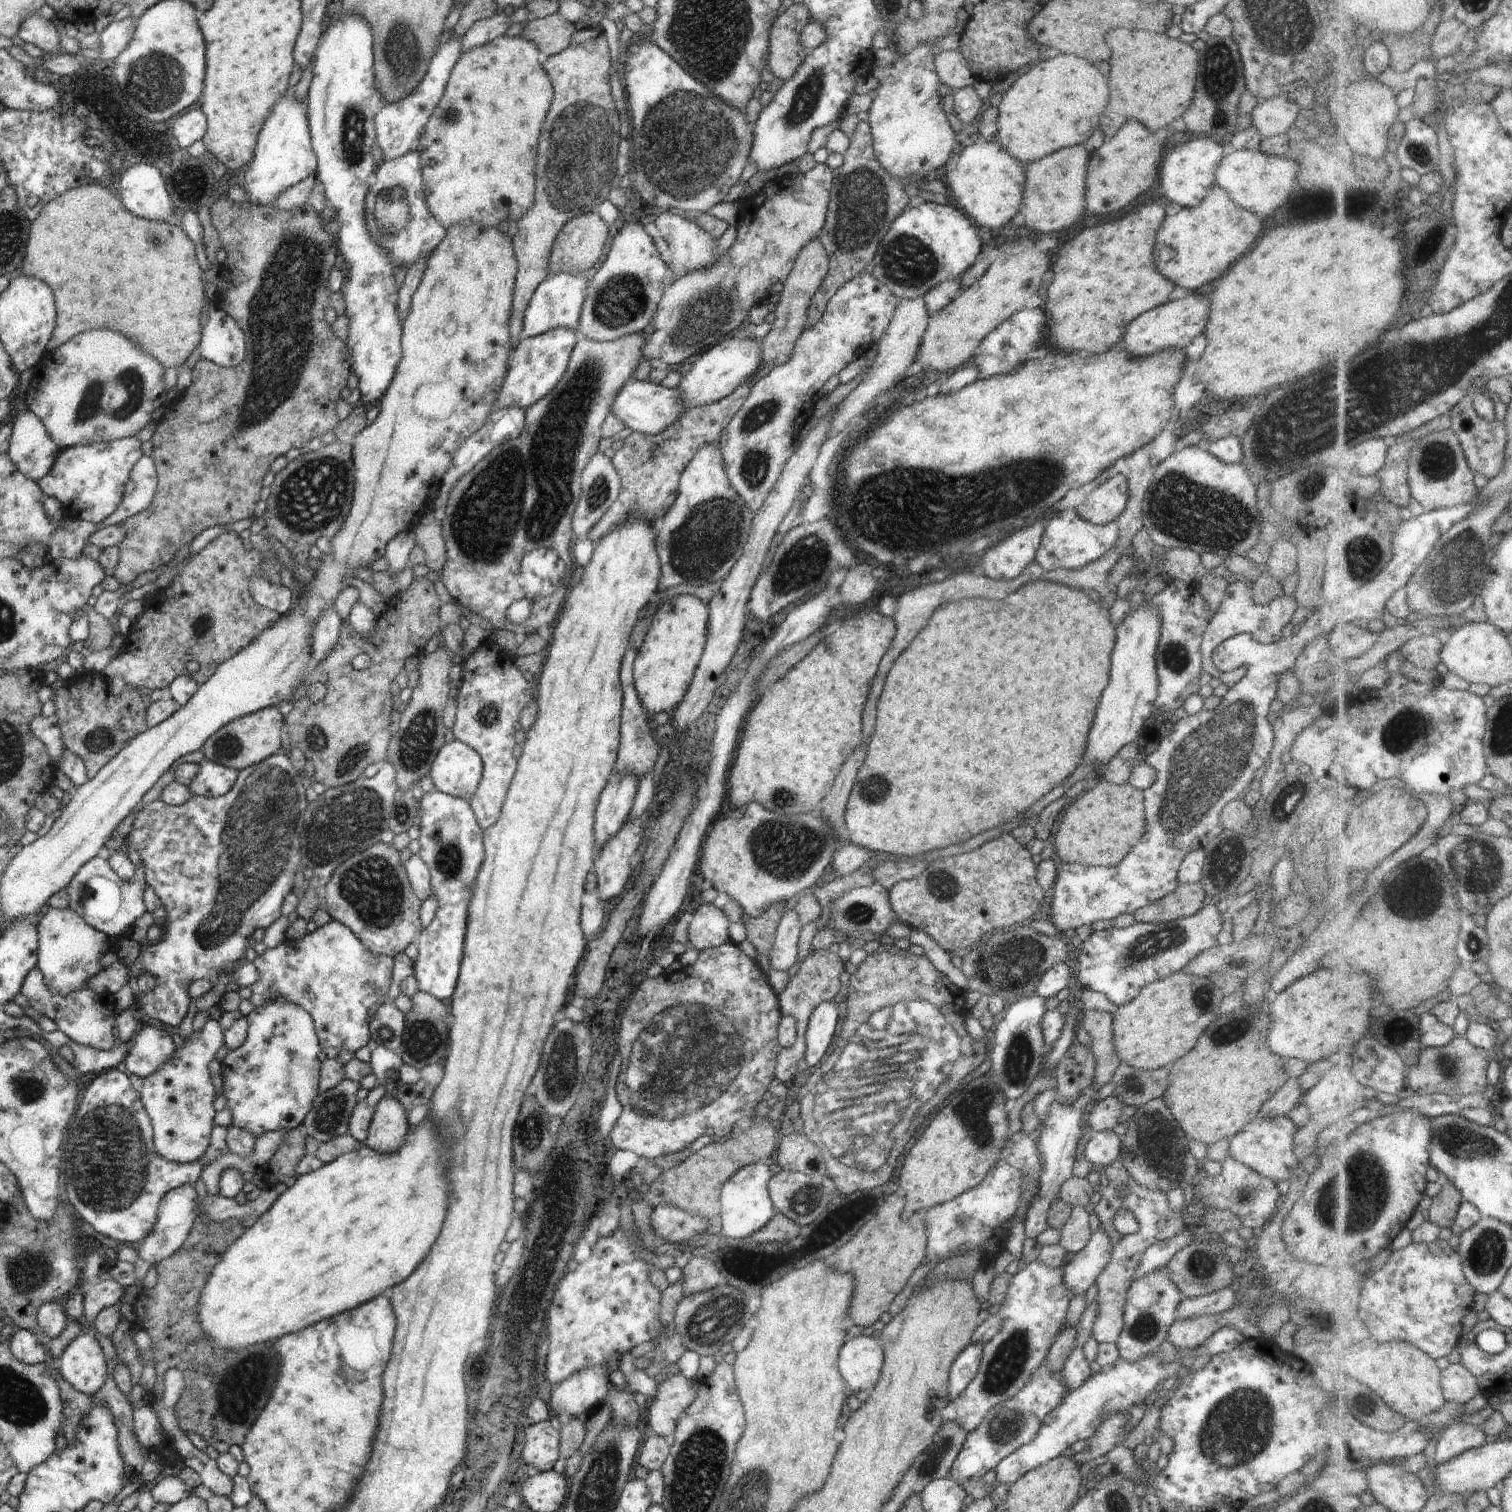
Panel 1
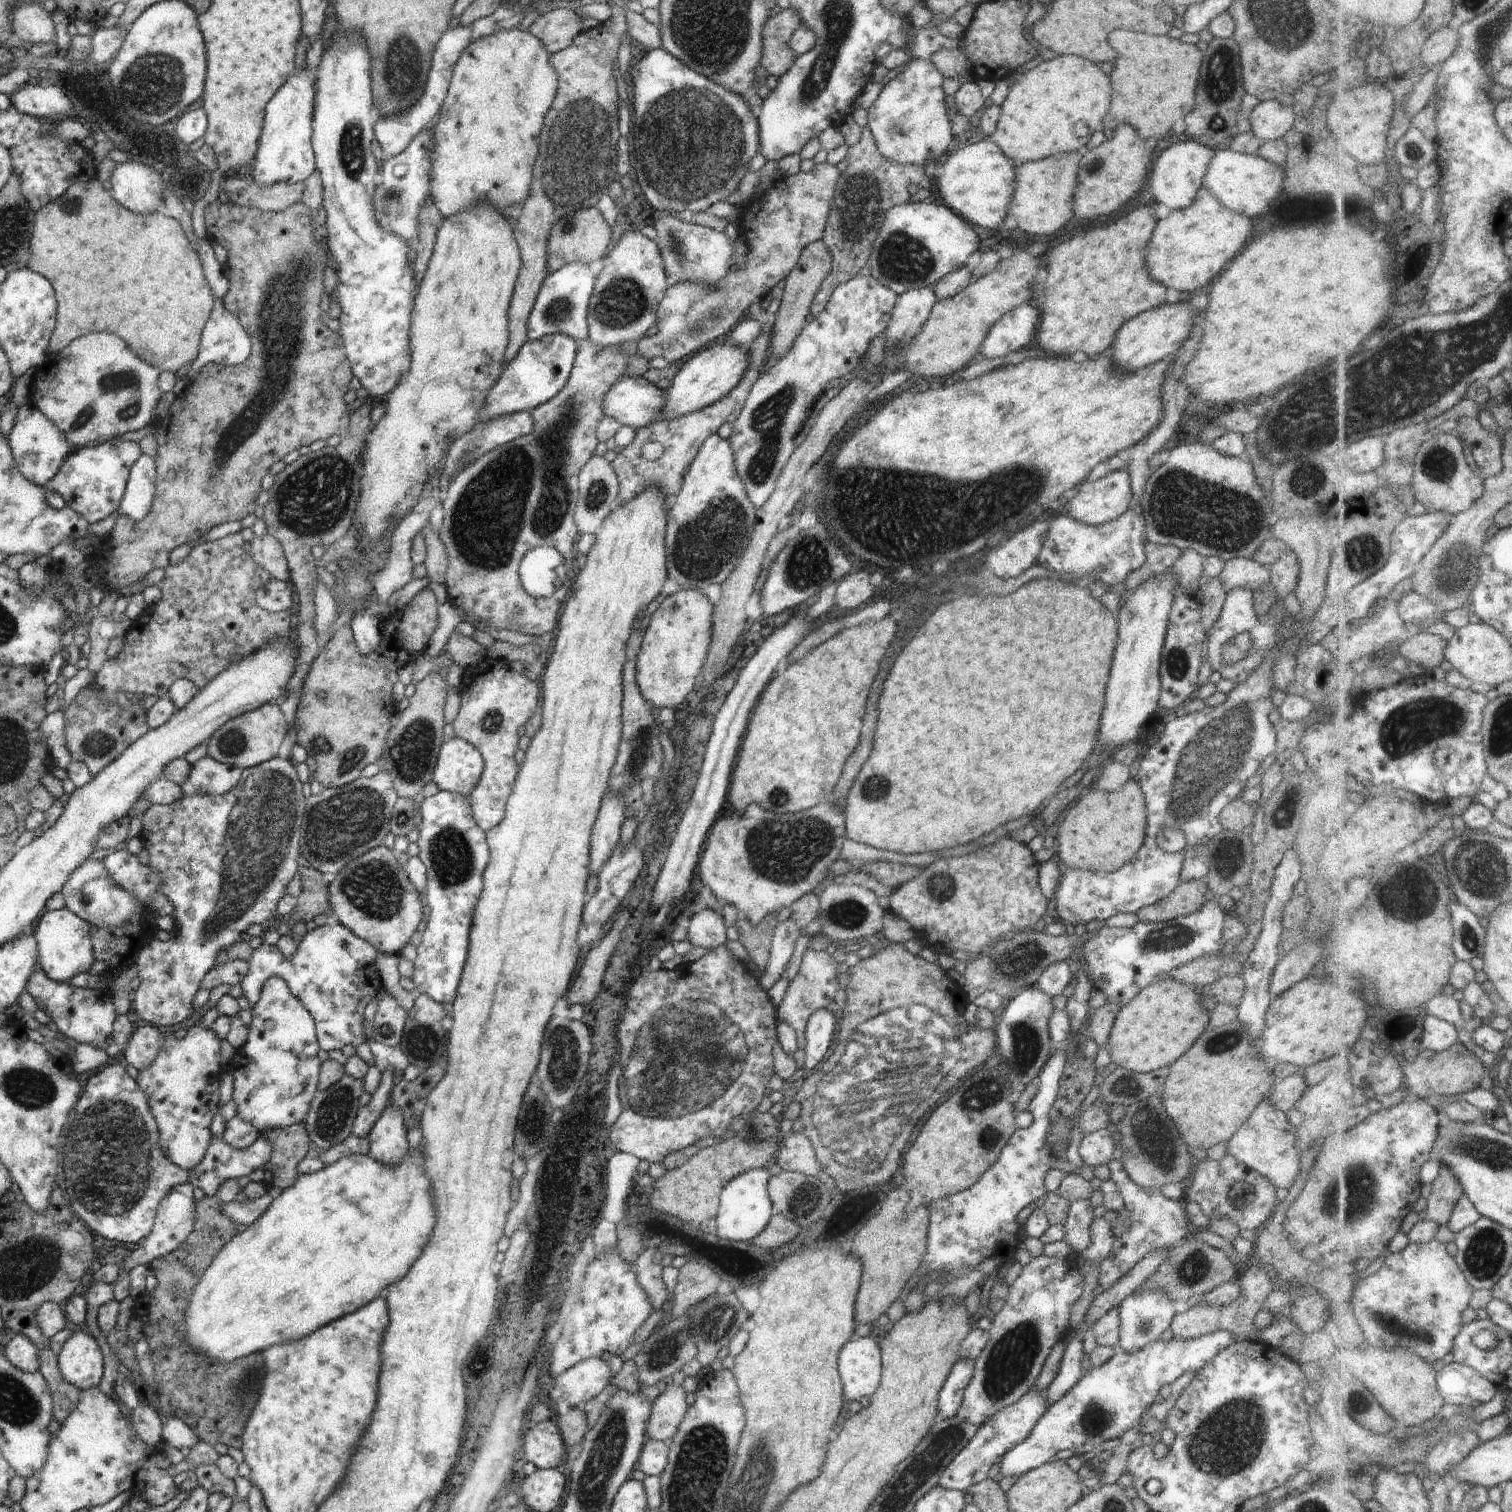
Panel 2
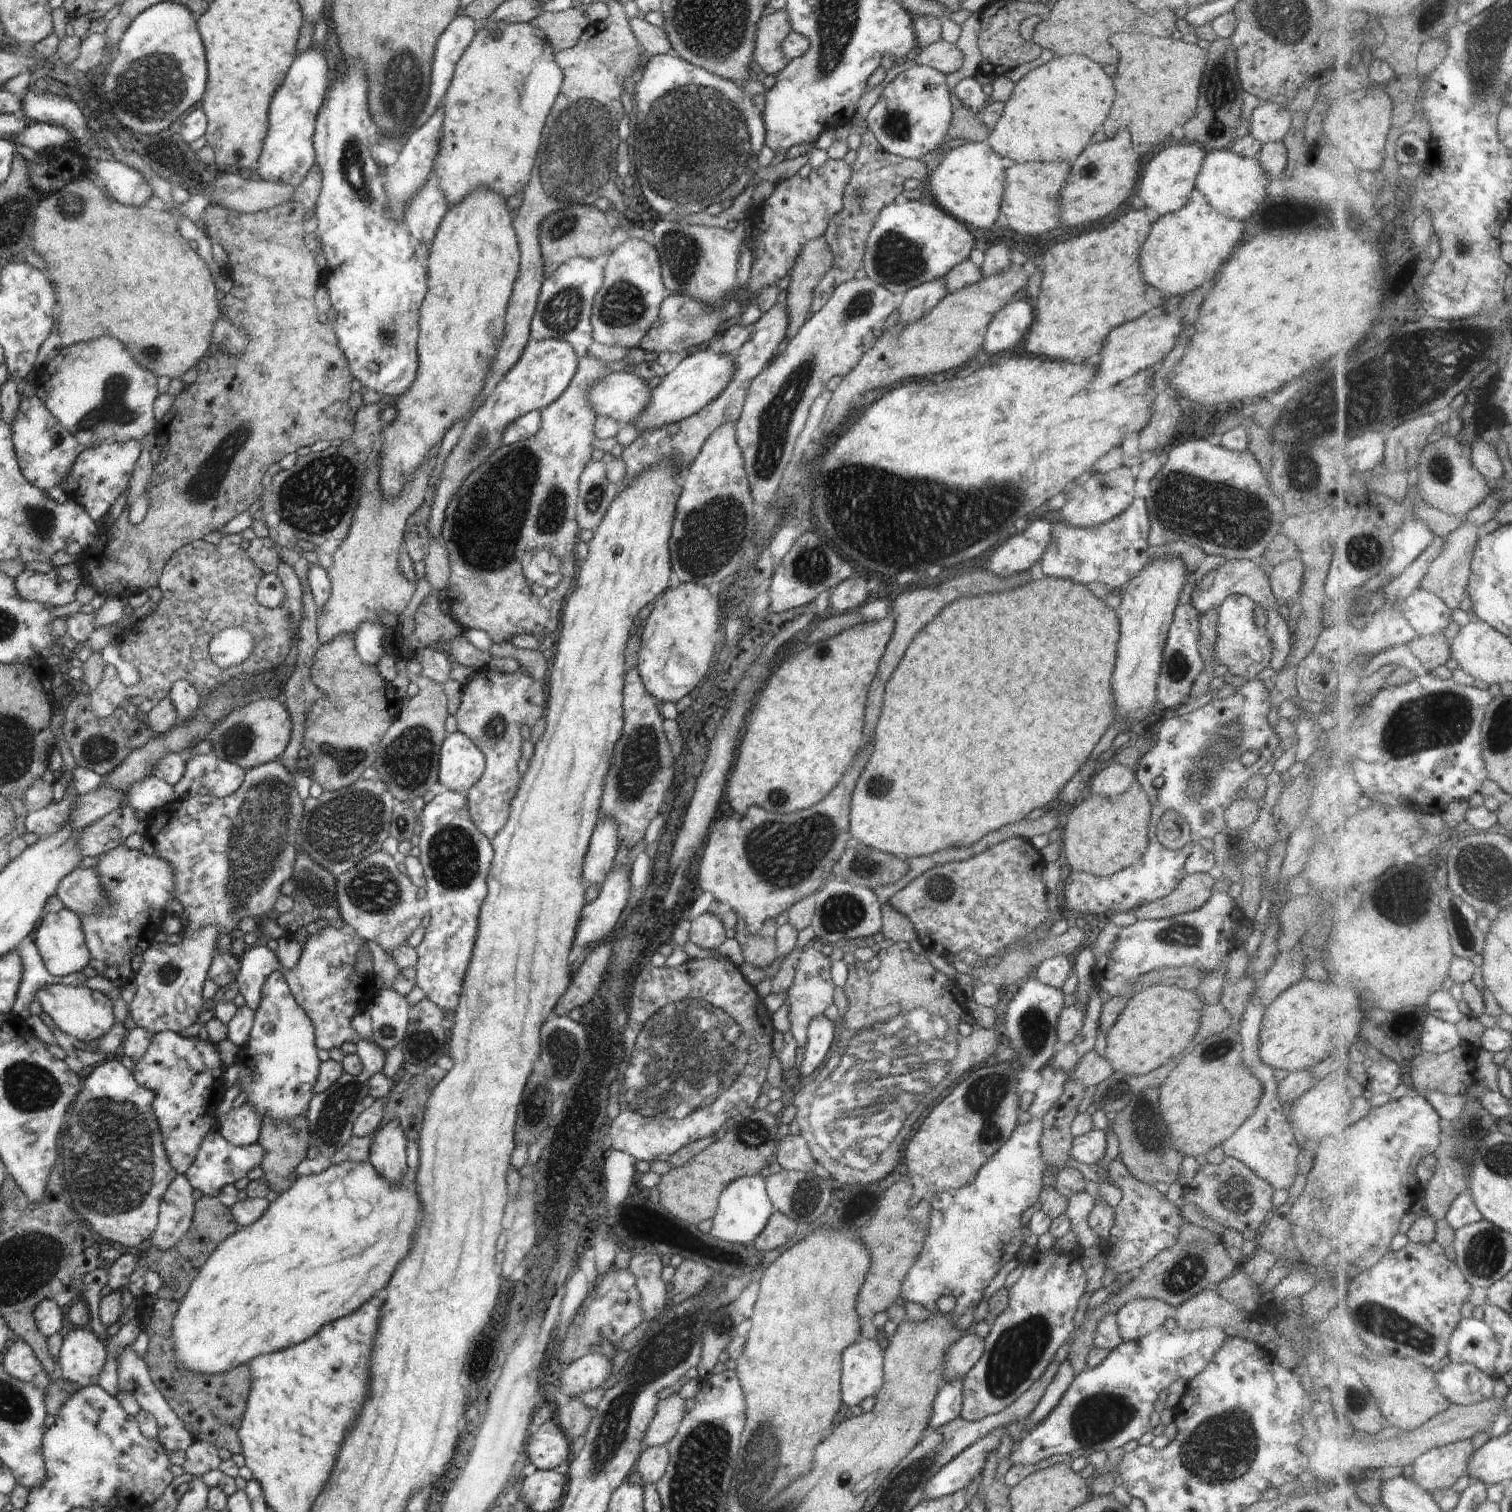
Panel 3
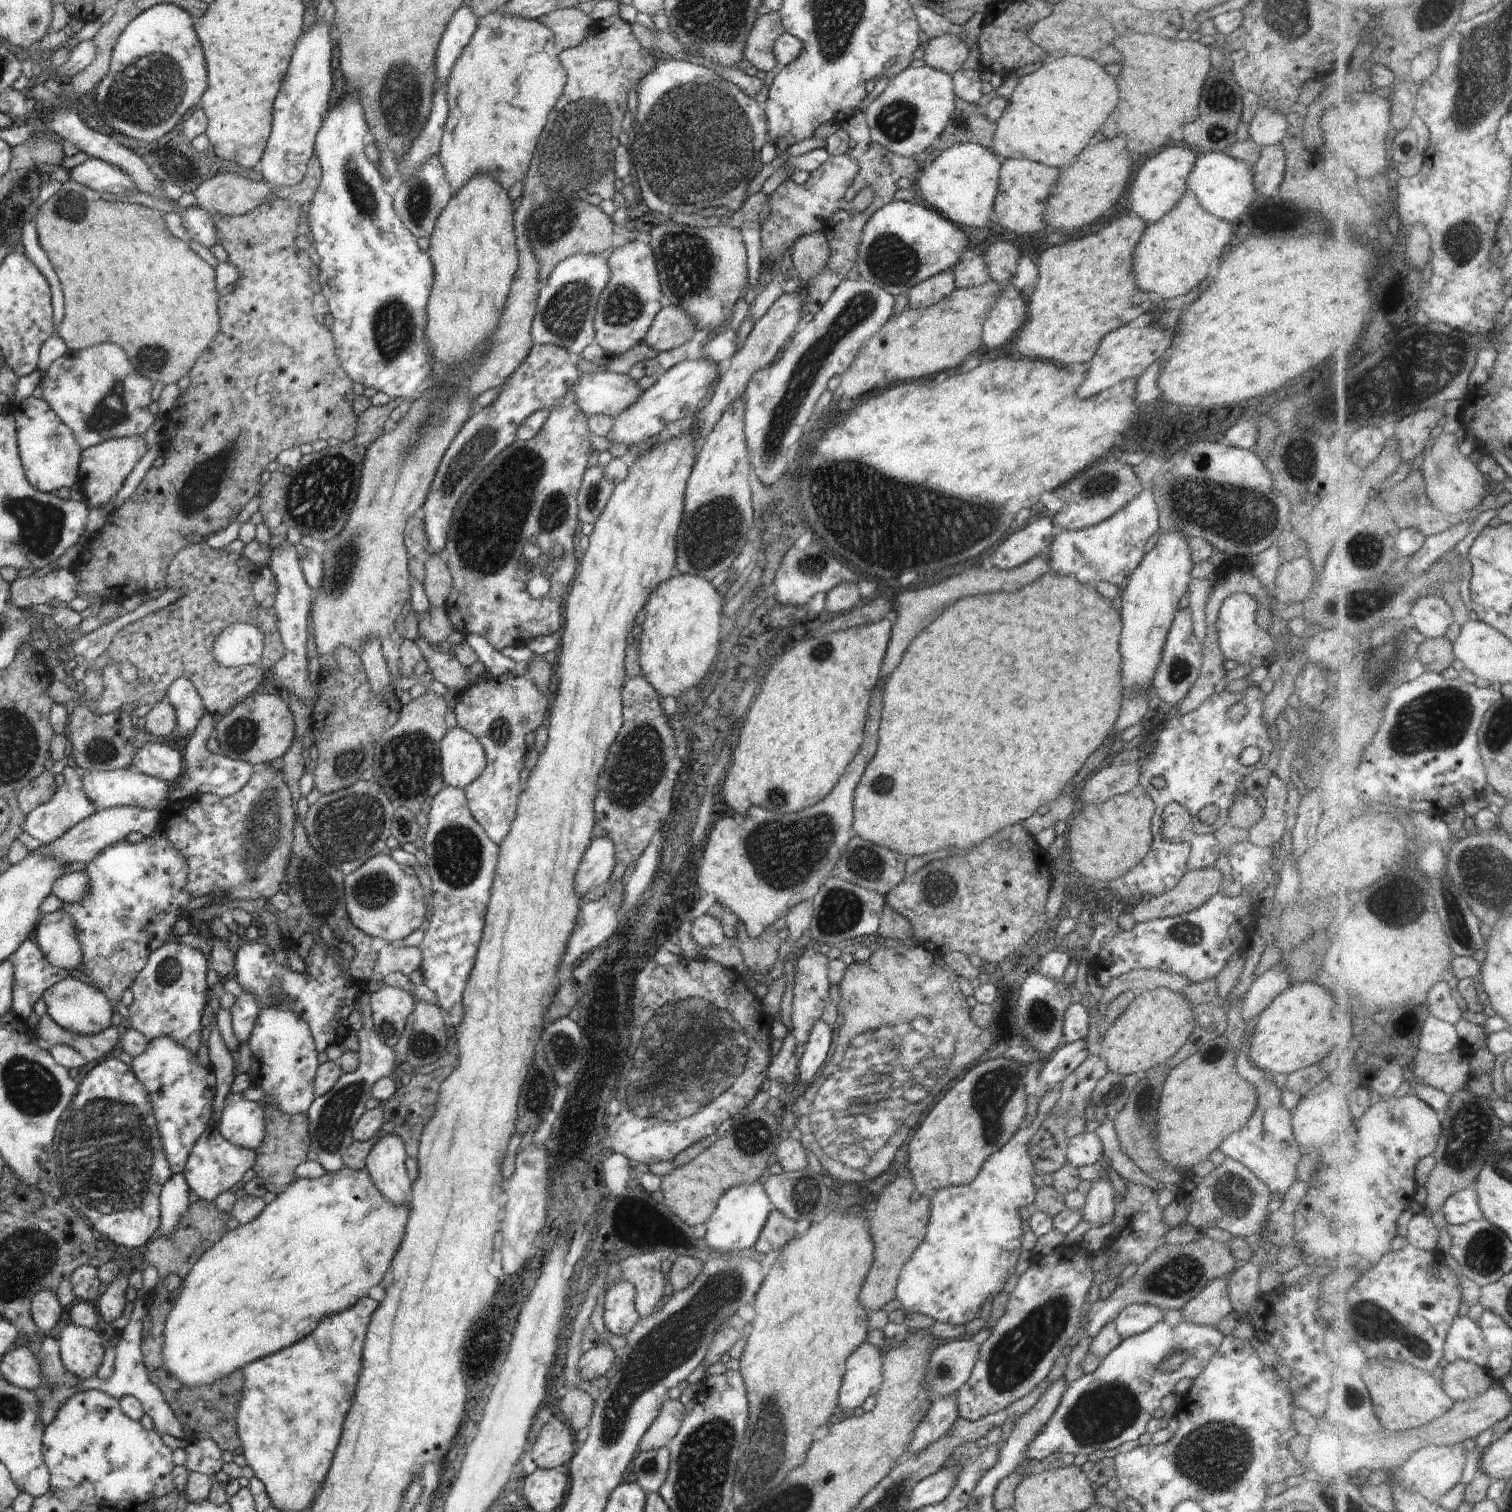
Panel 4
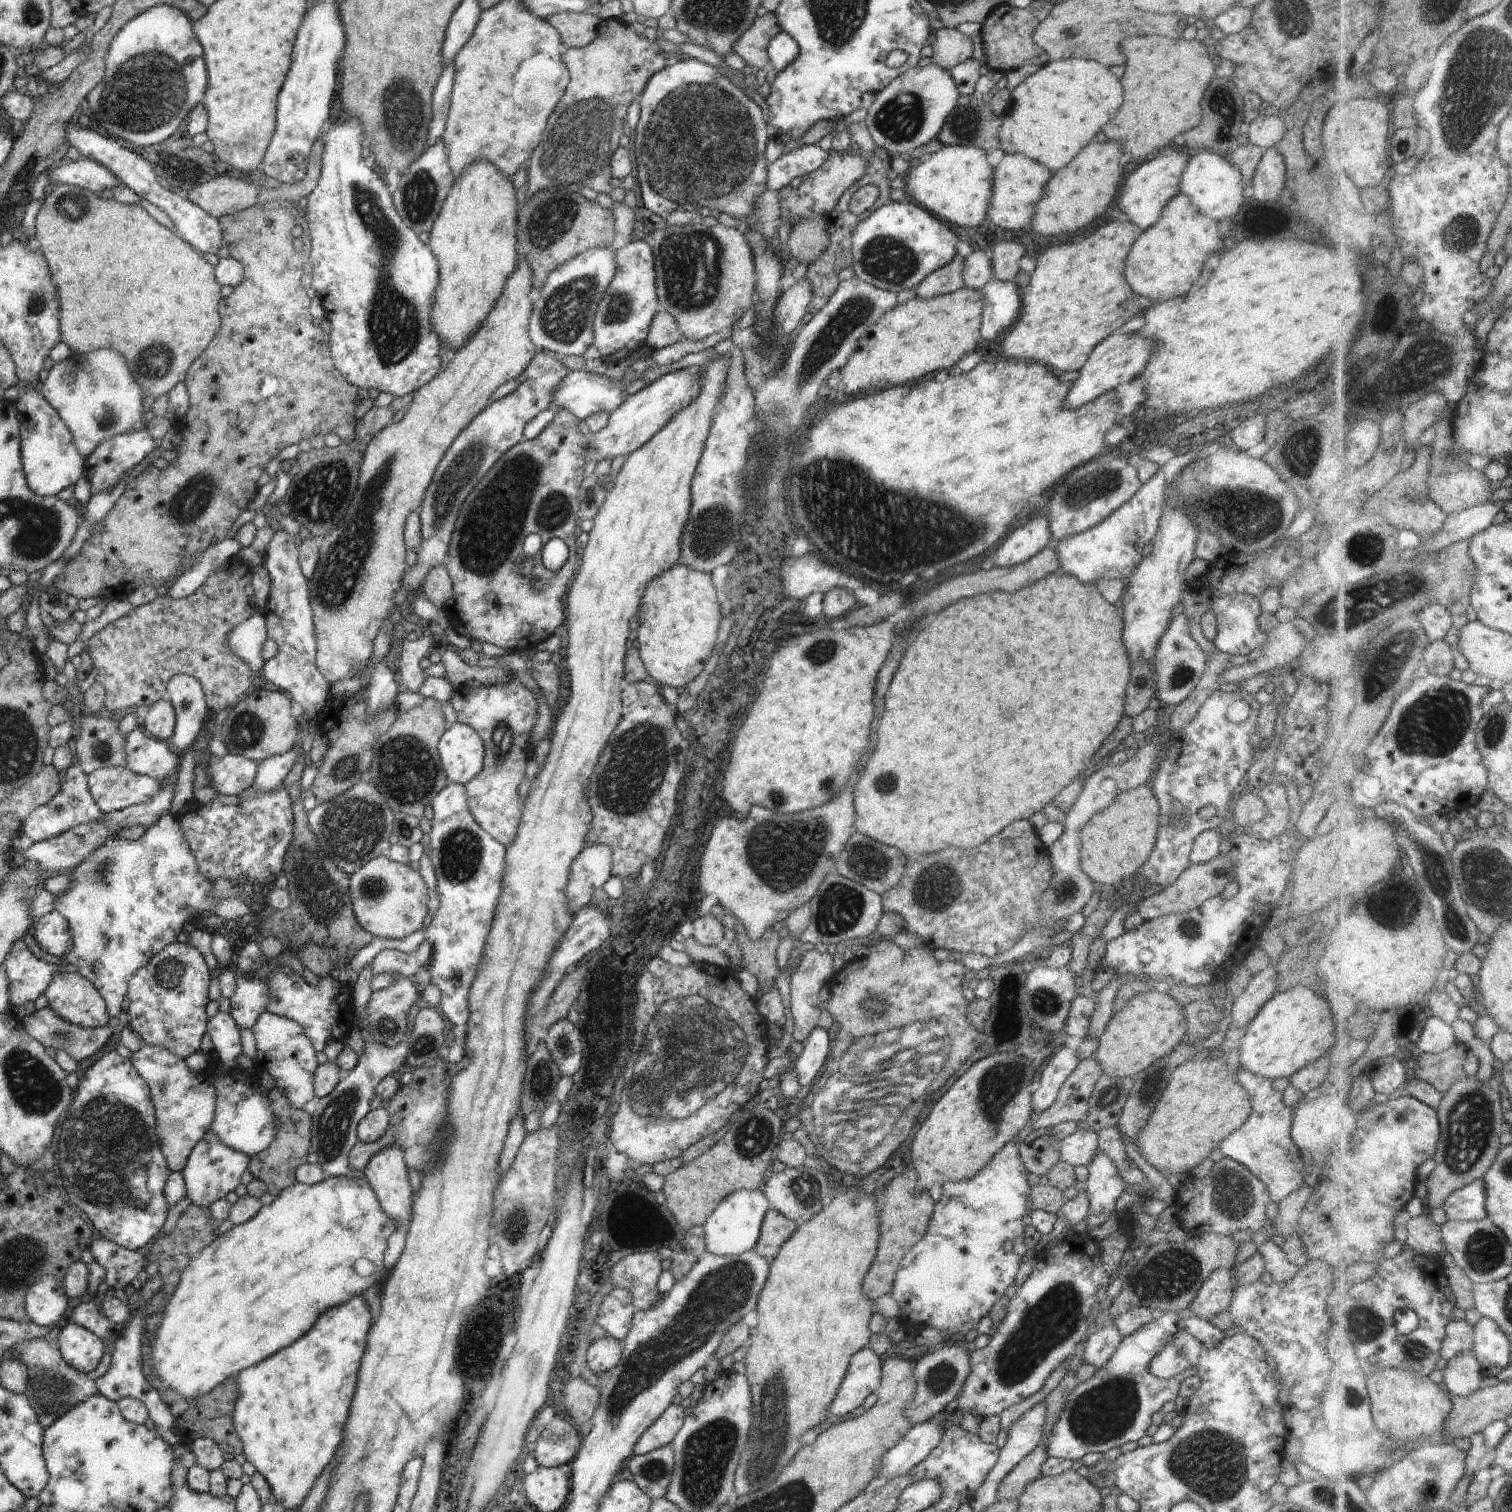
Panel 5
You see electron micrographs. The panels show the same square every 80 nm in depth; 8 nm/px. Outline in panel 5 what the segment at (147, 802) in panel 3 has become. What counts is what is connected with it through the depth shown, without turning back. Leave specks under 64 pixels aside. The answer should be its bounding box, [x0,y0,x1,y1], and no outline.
[88,767,160,812]

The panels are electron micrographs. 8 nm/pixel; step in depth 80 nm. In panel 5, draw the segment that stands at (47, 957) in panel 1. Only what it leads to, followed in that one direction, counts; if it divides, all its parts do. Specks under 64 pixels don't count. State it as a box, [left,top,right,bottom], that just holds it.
[35,912,70,958]

